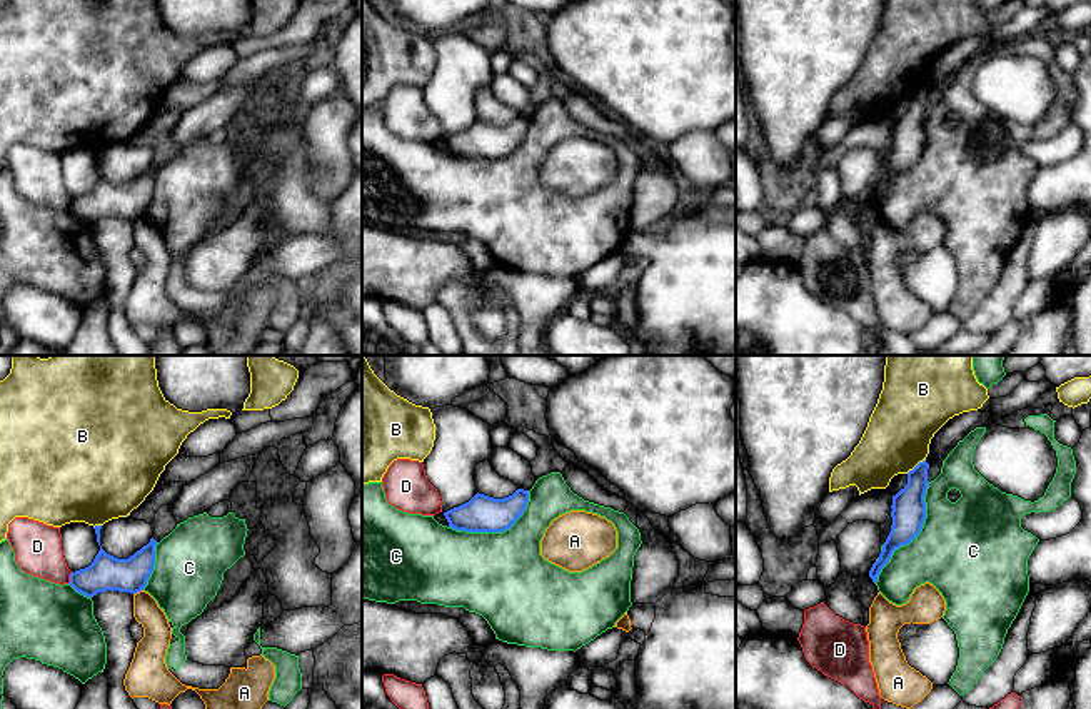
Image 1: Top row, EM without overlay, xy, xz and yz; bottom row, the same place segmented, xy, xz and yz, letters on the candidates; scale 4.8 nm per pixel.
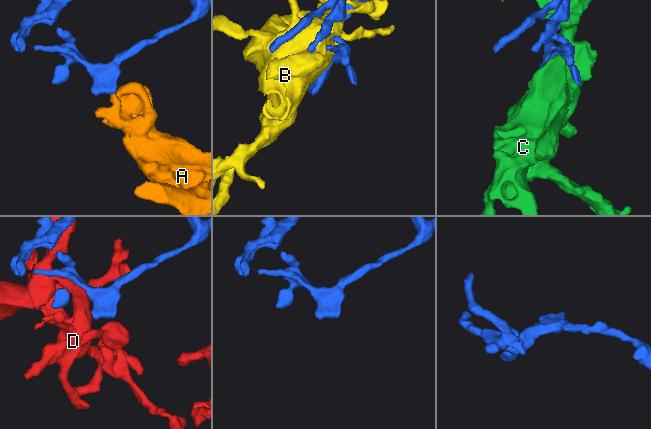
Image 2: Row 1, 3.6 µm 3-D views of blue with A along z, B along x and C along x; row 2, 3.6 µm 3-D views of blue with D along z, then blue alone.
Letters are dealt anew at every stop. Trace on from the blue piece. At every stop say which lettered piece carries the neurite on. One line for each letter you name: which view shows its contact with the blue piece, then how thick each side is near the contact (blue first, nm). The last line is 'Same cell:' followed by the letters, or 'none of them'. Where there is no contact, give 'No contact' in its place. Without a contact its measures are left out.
Same cell: none of them

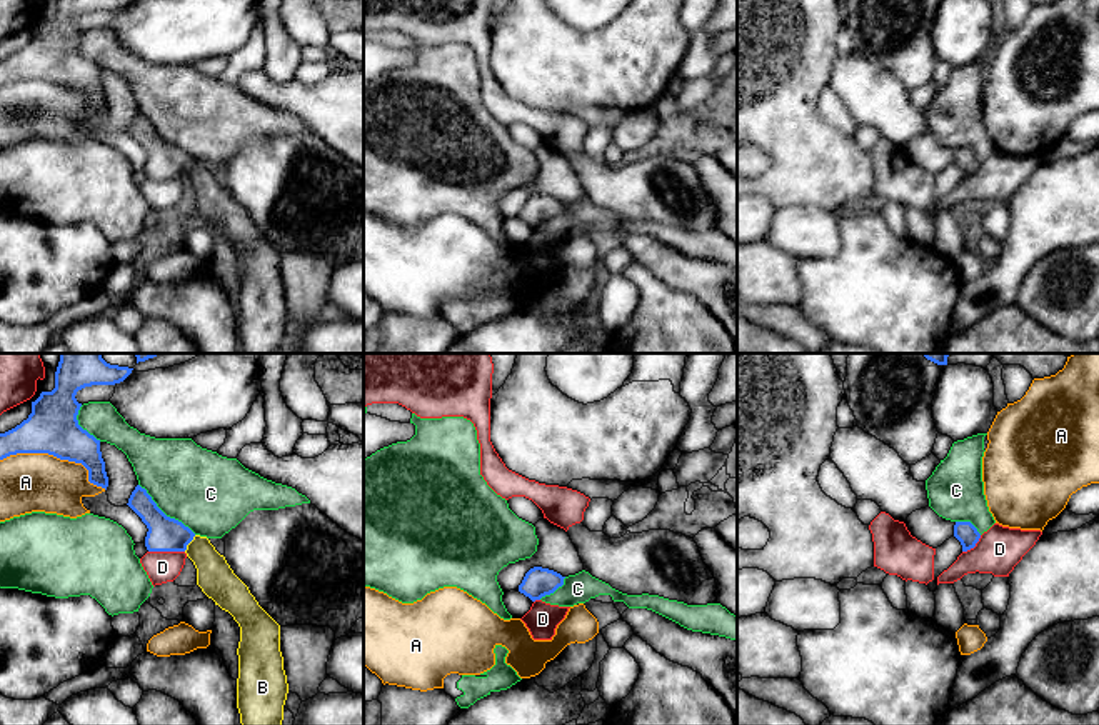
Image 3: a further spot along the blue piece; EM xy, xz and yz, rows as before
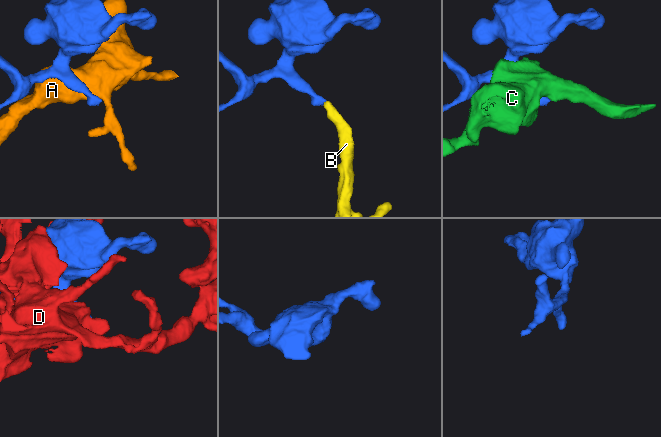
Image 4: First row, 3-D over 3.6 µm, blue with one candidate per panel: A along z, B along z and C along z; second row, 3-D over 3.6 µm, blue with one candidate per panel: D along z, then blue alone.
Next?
B: Touches blue in xy. Thickness 170 nm (blue) against 180 nm
Same cell: B

